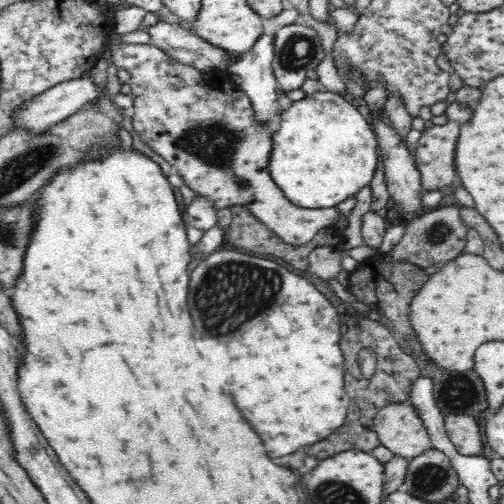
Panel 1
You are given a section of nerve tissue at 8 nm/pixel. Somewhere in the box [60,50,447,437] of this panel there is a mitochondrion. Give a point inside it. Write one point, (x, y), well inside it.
(245, 290)

